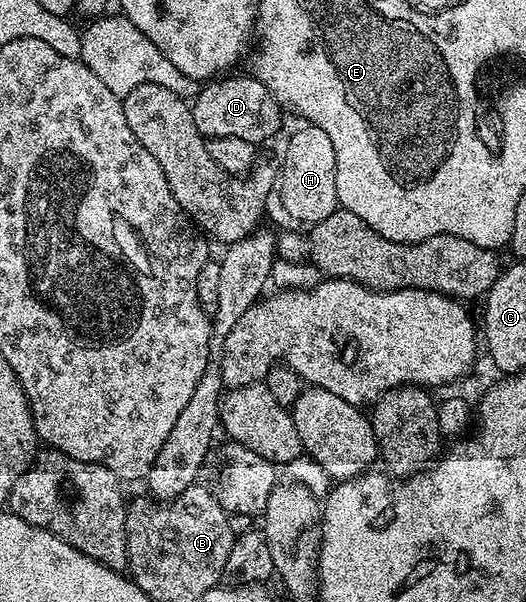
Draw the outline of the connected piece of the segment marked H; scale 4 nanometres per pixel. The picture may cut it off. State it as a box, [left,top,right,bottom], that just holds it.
[279,123,338,227]

